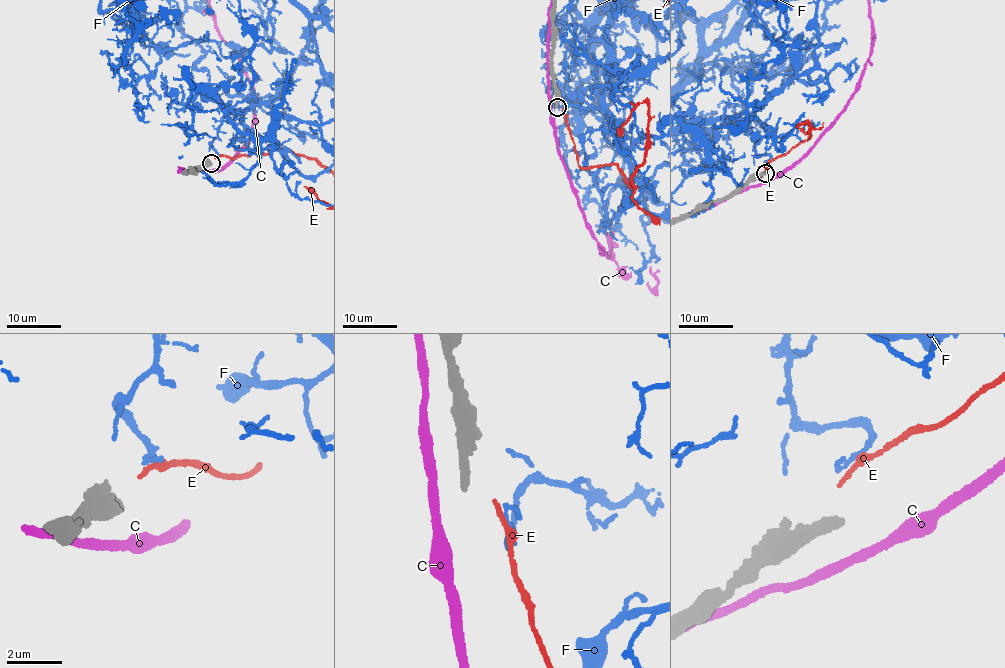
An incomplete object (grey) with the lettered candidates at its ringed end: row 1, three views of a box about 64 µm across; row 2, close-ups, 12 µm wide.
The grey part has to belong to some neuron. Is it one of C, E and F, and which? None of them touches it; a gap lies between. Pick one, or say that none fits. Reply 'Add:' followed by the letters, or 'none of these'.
Add: none of these

